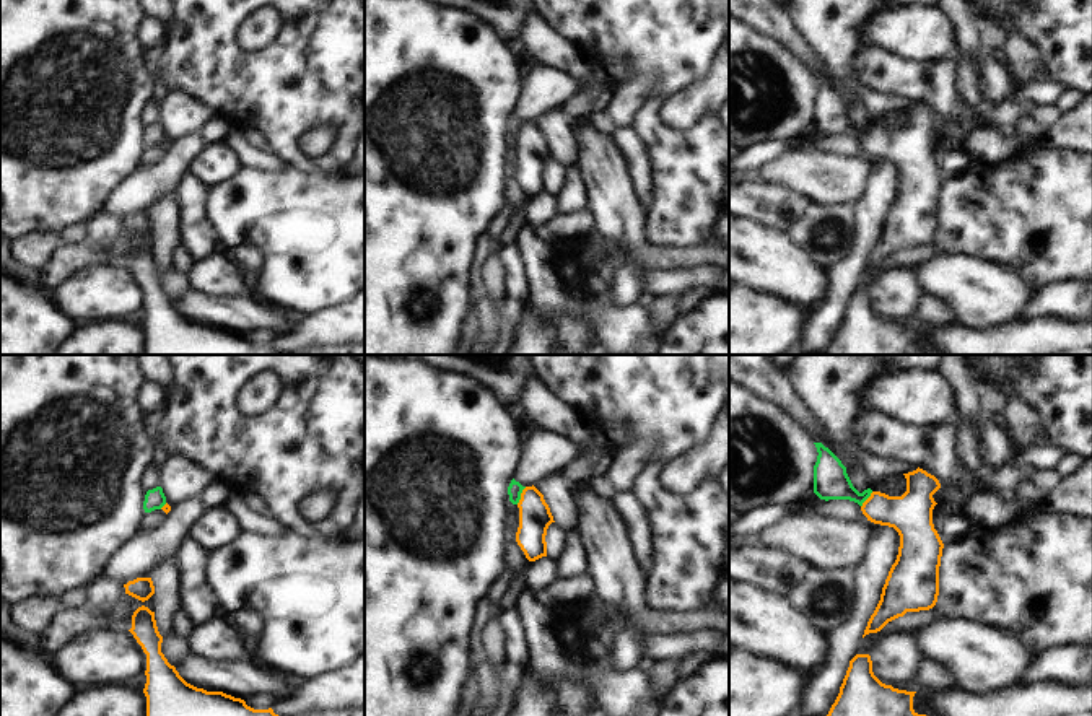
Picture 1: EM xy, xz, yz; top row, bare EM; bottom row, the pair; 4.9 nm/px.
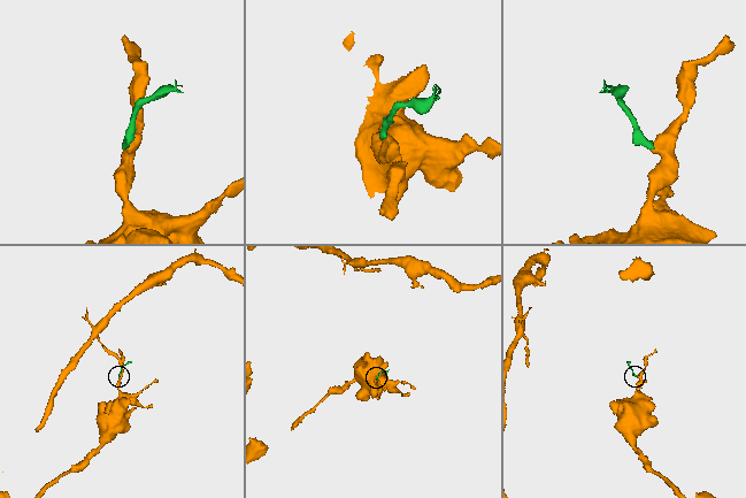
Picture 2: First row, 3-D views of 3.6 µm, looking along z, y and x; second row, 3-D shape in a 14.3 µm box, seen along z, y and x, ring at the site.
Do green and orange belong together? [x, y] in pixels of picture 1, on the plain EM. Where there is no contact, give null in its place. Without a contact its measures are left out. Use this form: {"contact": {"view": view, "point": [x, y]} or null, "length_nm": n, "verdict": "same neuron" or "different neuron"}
{"contact": {"view": "xz", "point": [519, 130]}, "length_nm": 100, "verdict": "different neuron"}

